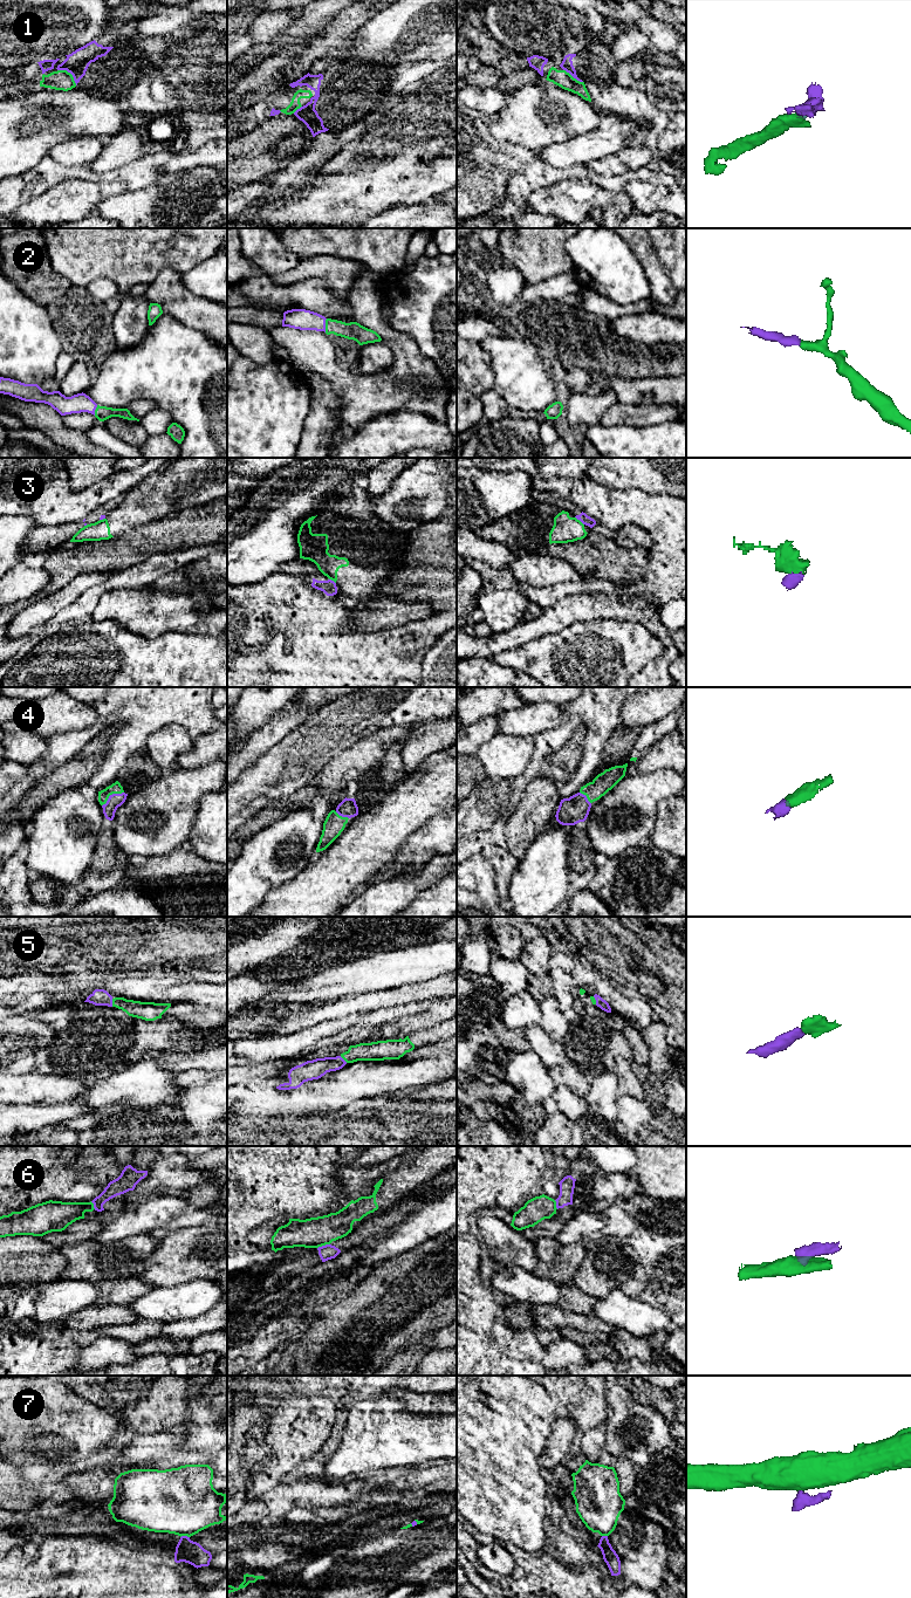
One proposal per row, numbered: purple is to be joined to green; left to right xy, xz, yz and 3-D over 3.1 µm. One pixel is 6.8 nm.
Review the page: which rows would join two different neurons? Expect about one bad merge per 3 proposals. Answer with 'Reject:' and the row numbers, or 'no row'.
Reject: 3, 6, 7

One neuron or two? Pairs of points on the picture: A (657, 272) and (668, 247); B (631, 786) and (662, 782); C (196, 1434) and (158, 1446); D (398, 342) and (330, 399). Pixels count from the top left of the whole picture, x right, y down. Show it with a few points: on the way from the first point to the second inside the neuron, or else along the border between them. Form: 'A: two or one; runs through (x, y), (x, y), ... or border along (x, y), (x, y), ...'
A: two; border along (650, 240), (673, 287)
B: one; runs through (638, 786), (655, 786)
C: two; border along (180, 1427), (186, 1449), (209, 1452)
D: two; border along (319, 374), (340, 397), (341, 420)

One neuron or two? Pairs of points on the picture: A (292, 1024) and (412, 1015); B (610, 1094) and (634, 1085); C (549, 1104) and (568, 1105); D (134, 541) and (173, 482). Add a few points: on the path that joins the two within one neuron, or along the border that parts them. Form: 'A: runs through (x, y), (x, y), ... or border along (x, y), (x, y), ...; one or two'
A: border along (390, 1007), (368, 1010), (363, 1014); two
B: border along (612, 1071), (617, 1079), (617, 1091), (620, 1094); two
C: runs through (554, 1104), (563, 1105); one
D: border along (171, 513), (120, 534); two

